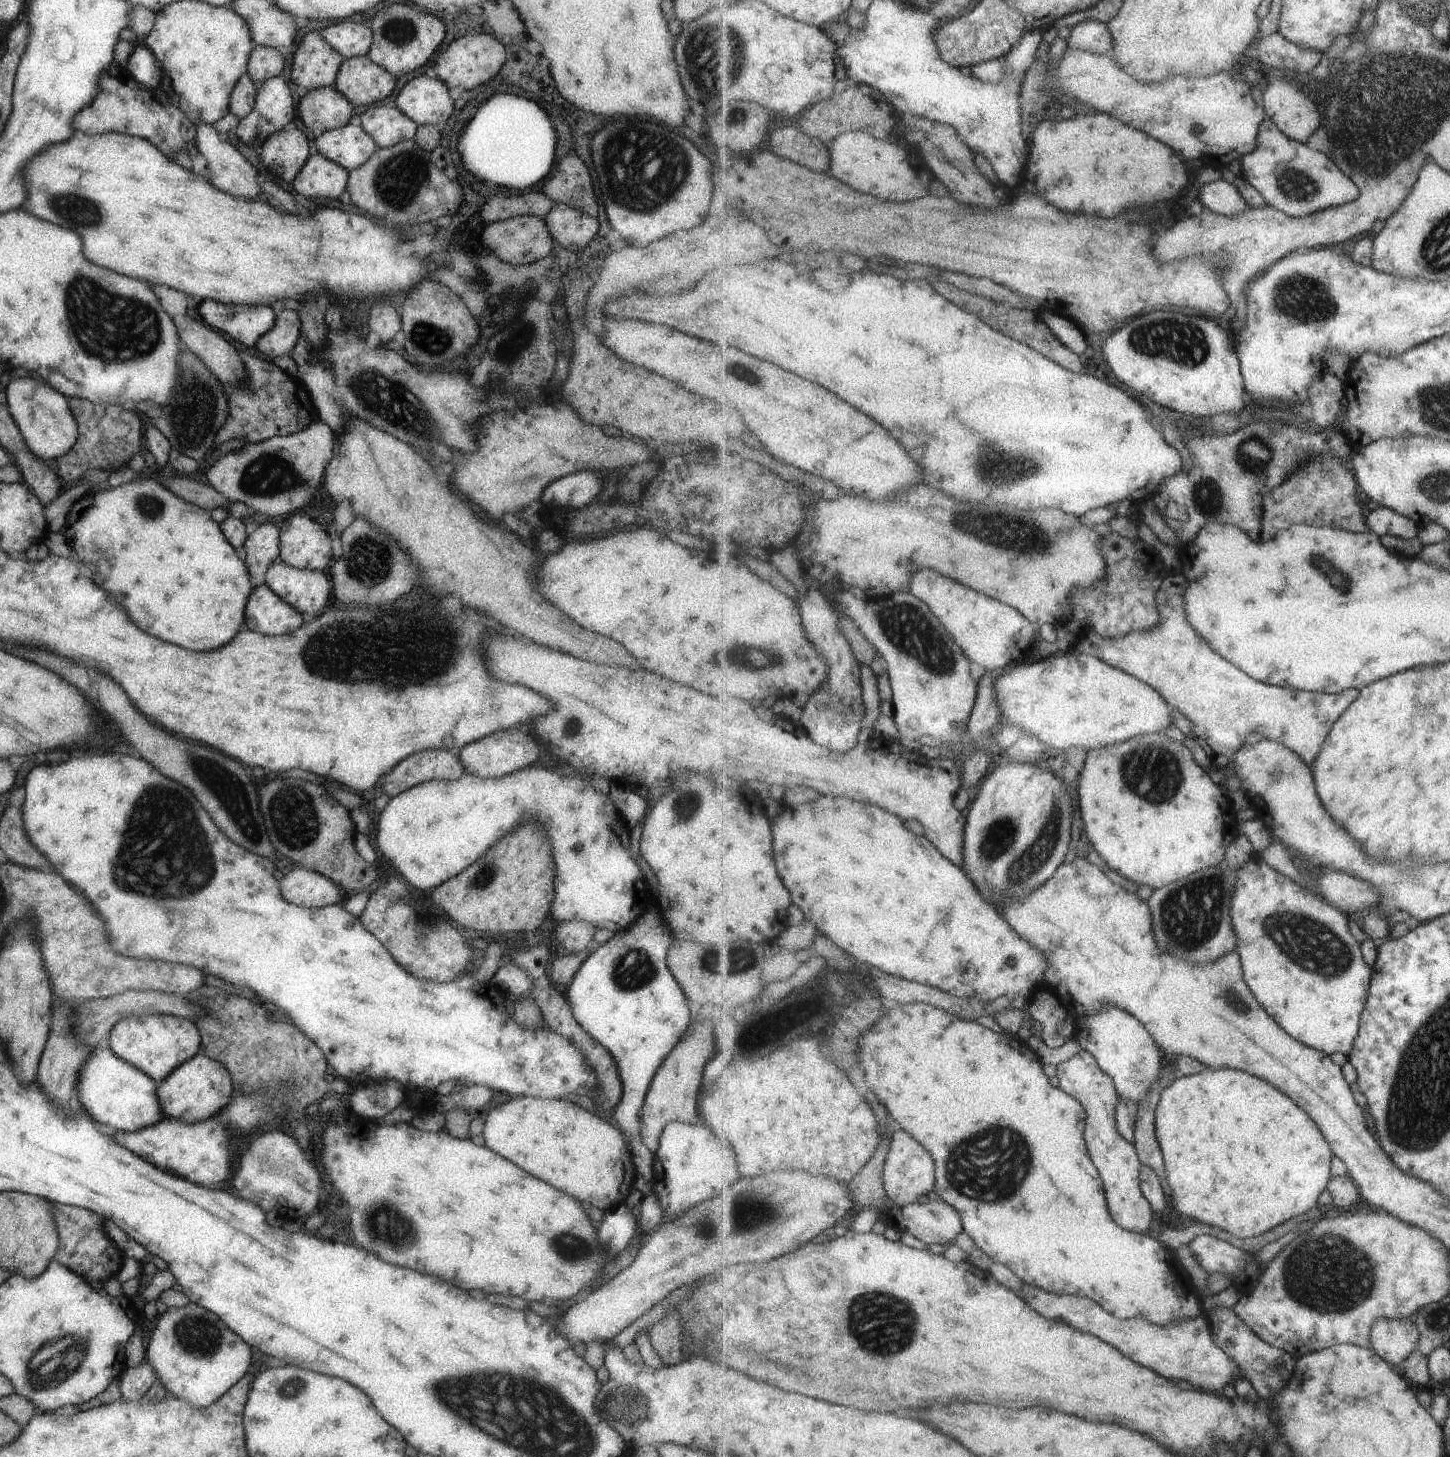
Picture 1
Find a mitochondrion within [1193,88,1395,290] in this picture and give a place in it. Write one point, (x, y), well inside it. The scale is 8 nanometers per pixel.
(1295, 185)

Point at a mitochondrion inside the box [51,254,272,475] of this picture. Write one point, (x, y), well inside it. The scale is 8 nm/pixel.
(112, 327)

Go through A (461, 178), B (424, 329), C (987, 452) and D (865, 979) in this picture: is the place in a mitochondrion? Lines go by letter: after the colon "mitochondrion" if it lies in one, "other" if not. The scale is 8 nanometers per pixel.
A: other
B: mitochondrion
C: mitochondrion
D: other

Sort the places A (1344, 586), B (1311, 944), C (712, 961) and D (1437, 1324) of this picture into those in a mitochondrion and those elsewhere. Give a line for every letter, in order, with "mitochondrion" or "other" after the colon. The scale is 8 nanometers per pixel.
A: other
B: mitochondrion
C: mitochondrion
D: mitochondrion

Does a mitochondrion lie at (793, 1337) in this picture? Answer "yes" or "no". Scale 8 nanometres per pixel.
no

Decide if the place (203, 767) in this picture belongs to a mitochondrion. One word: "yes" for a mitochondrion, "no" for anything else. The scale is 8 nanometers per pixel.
yes

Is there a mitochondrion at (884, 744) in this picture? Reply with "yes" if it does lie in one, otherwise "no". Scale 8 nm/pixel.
no

